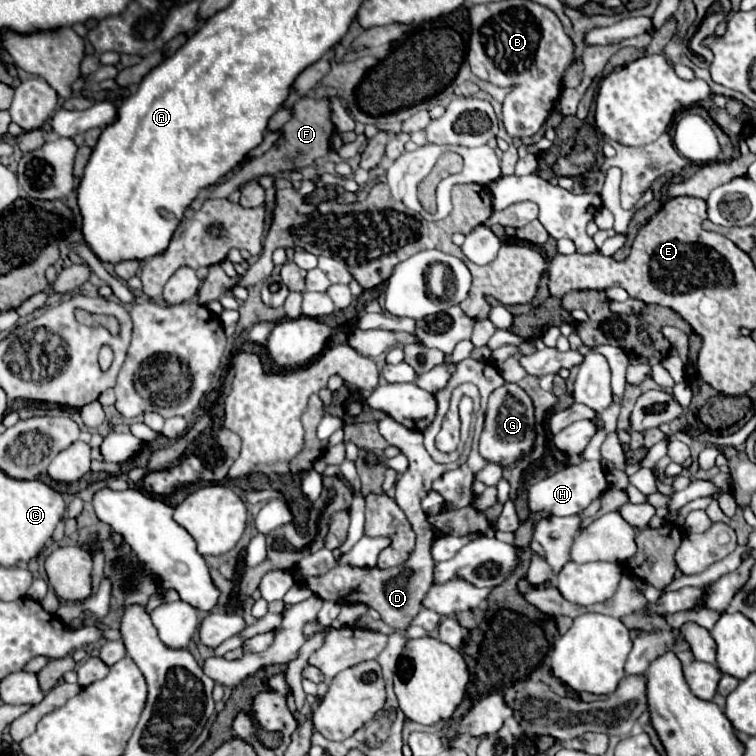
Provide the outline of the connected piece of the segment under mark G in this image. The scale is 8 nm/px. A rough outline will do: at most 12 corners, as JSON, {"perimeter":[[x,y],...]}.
{"perimeter":[[517,384],[489,396],[479,454],[503,470],[535,448],[535,406]]}

